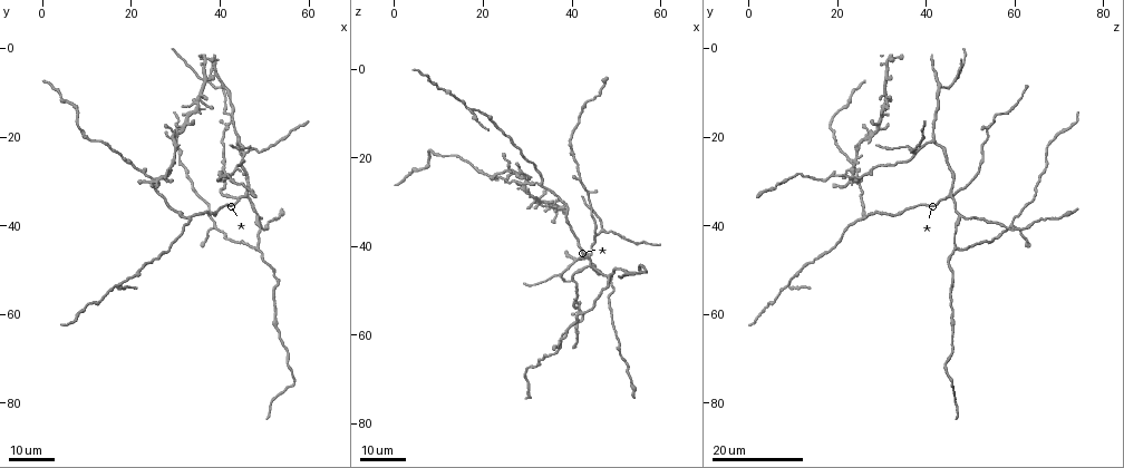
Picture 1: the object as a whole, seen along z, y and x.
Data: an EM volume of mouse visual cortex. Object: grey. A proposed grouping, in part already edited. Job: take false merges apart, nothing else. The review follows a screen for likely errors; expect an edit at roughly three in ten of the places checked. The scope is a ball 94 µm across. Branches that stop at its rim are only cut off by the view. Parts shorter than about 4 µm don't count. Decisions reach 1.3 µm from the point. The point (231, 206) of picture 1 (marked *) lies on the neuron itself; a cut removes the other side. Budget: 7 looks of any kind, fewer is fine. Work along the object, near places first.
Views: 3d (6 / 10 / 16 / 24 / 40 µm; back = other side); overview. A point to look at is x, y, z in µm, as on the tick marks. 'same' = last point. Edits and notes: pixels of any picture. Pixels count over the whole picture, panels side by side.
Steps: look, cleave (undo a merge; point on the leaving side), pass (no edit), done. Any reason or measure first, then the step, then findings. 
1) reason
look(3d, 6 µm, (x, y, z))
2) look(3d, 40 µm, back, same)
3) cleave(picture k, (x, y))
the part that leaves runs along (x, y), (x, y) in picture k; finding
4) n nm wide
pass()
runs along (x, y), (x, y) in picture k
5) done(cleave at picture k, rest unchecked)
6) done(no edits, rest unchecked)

a fork
look(3d, 16 µm, (46.0, 33.5, 45.5))

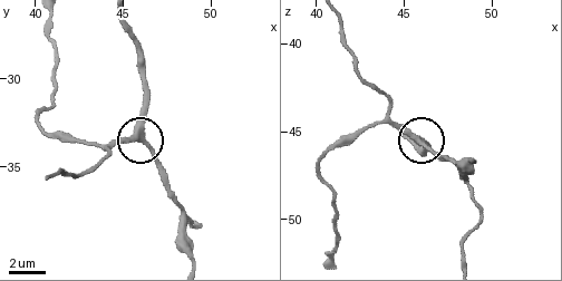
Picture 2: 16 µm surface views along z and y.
look(3d, 6 µm, (46.2, 33.2, 45.8))

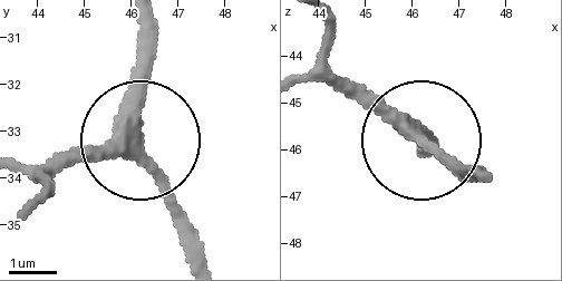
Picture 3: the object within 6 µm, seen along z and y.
side arm 67 µm
pass()
runs along (42, 187), (131, 144), (134, 23) in picture 3; all the same neuron

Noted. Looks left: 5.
three-way junction
look(3d, 16 µm, (39.0, 40.0, 59.5))

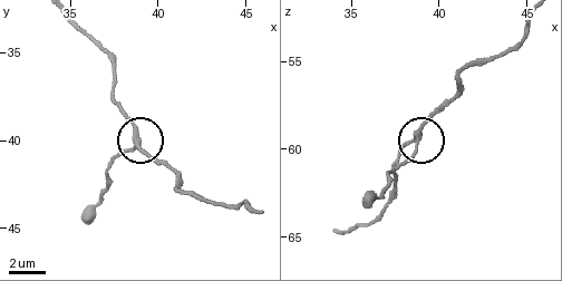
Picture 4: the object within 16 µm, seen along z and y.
closer look
look(3d, 6 µm, (38.7, 39.9, 59.2))

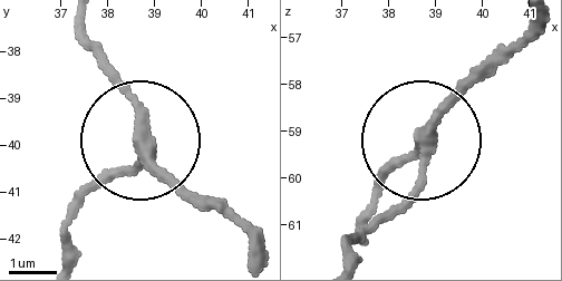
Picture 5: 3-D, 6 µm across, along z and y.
pass()
runs along (254, 250), (142, 146), (81, 197) in picture 5; continuous, no second neuron

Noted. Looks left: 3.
three arms meet
look(3d, 24 µm, (37.5, 7.0, 46.0))

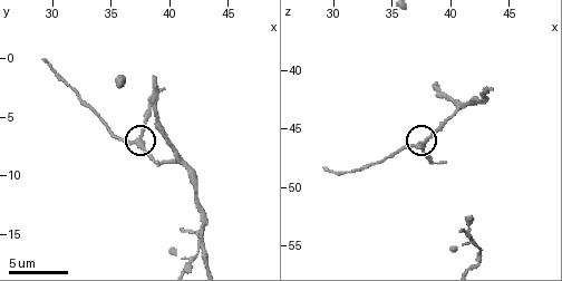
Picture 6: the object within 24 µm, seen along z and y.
look(3d, 10 µm, (37.4, 7.2, 46.6))

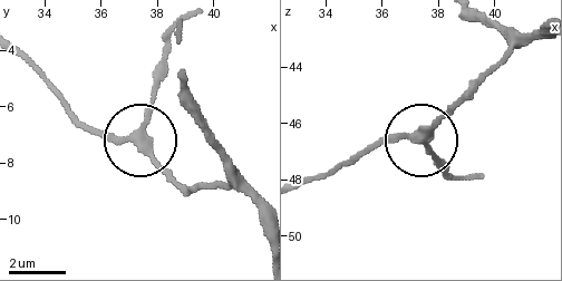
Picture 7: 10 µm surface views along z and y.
270 nm wide
pass()
one neuron here

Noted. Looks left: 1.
done(no edits, rest unchecked)

